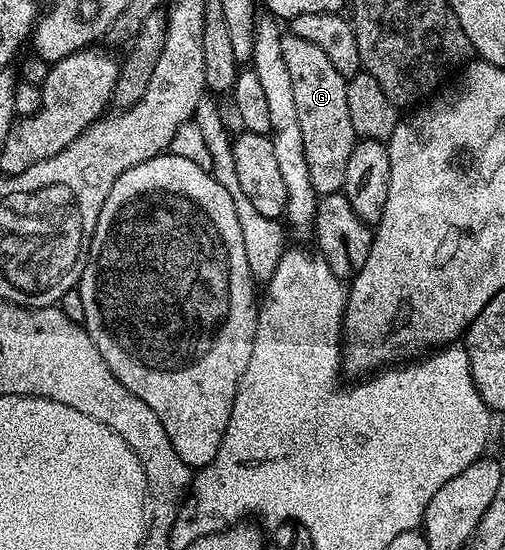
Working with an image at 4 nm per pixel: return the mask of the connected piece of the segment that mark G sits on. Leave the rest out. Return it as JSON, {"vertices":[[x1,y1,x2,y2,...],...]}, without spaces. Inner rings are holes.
{"vertices":[[290,31,282,36,282,59,286,59,290,83,294,87,294,107,298,107,302,147,306,147,313,189,317,195,341,192,346,179,346,163,350,163,352,148,358,140,347,107,347,80,319,47,306,43,306,39,298,39,298,35]]}

